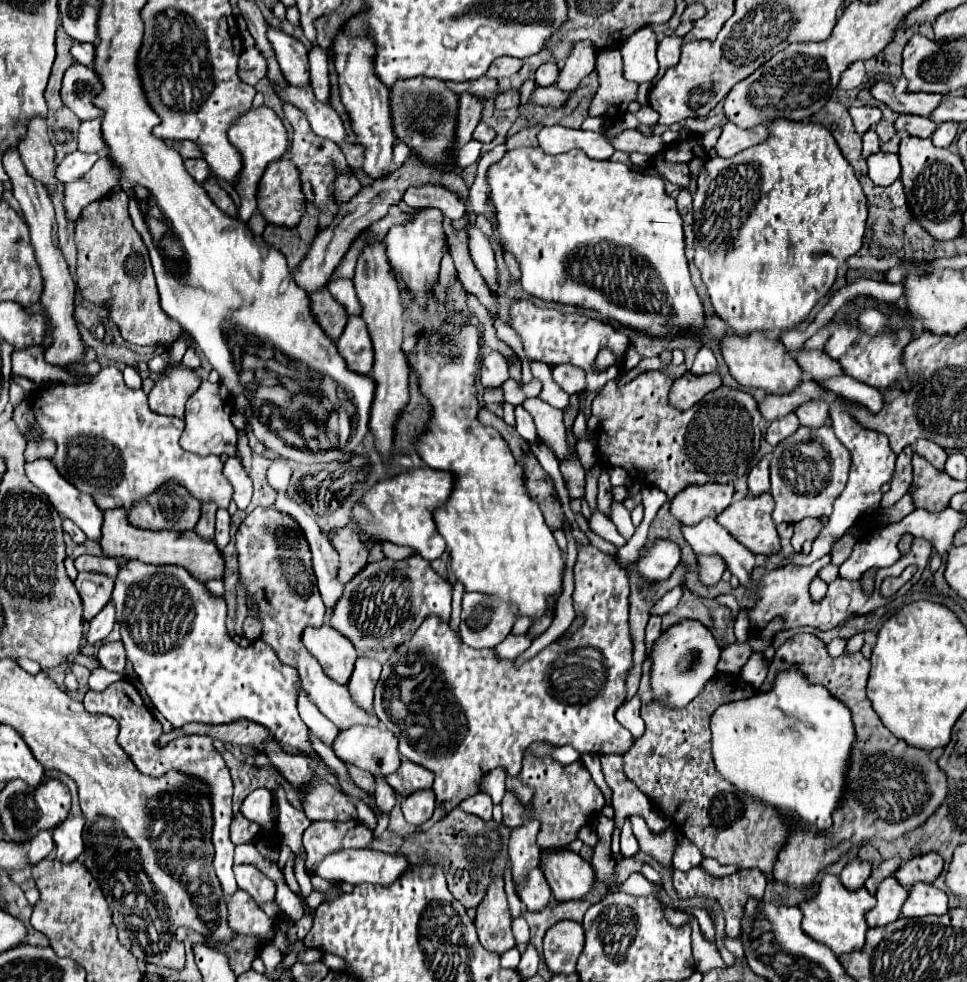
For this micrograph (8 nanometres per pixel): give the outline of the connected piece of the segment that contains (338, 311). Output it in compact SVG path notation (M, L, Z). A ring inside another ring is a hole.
M327 288L313 292L309 298L311 298L313 318L325 330L325 334L335 342L347 324L345 308L333 300L333 296L327 292Z

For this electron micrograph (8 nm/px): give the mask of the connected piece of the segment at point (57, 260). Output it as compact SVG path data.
M7 148L3 154L3 168L13 184L13 196L19 202L23 216L27 220L29 232L31 232L31 244L35 248L35 258L41 266L41 274L43 274L43 296L41 296L41 306L49 316L51 322L51 334L53 334L53 346L49 346L45 350L45 362L53 364L53 366L67 366L67 364L79 364L81 356L83 356L83 342L77 330L77 324L73 320L73 294L75 294L75 284L73 278L69 274L67 262L63 258L63 254L59 252L57 246L57 222L55 222L55 210L53 210L53 202L45 190L45 186L41 182L37 182L35 178L31 178L19 158L19 152L15 148Z

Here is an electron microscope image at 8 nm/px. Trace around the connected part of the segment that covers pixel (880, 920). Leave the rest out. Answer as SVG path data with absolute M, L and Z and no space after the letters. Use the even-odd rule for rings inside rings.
M895 876L885 878L875 892L877 904L875 908L871 908L869 912L865 912L865 922L869 928L877 928L877 926L887 926L891 922L895 922L899 918L901 906L907 900L907 888L903 888Z

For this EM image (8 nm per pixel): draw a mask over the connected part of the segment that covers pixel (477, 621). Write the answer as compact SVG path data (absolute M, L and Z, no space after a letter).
M465 594L461 612L461 640L471 648L495 648L503 642L517 616L513 618L513 606L487 594Z

